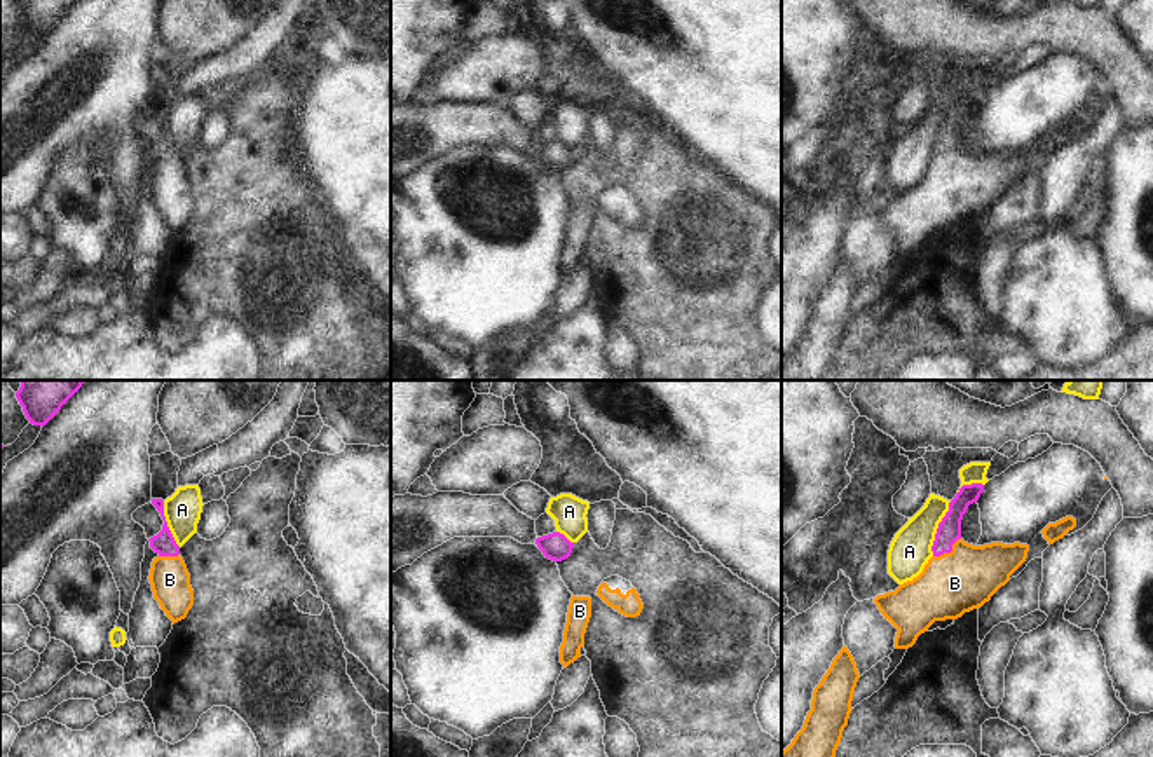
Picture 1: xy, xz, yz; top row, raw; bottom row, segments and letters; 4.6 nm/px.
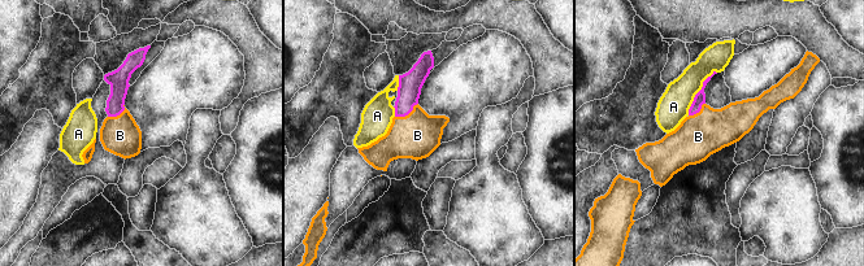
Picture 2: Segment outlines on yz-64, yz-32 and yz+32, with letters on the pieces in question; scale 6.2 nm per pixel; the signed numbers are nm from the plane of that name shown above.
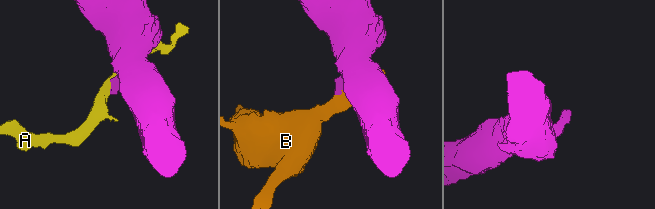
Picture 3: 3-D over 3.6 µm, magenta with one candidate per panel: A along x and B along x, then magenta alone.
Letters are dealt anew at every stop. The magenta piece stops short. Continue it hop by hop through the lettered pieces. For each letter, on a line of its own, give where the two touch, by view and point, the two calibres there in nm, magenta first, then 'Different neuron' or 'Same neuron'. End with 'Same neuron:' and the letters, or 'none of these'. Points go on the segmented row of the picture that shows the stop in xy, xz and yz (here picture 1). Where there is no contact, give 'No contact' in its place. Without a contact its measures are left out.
A: Touches magenta at yz (937, 529). Thickness 110 nm (magenta) against 190 nm. Different neuron
B: Touches magenta at yz (948, 552). Thickness 110 nm (magenta) against 280 nm. Same neuron
Same neuron: B.

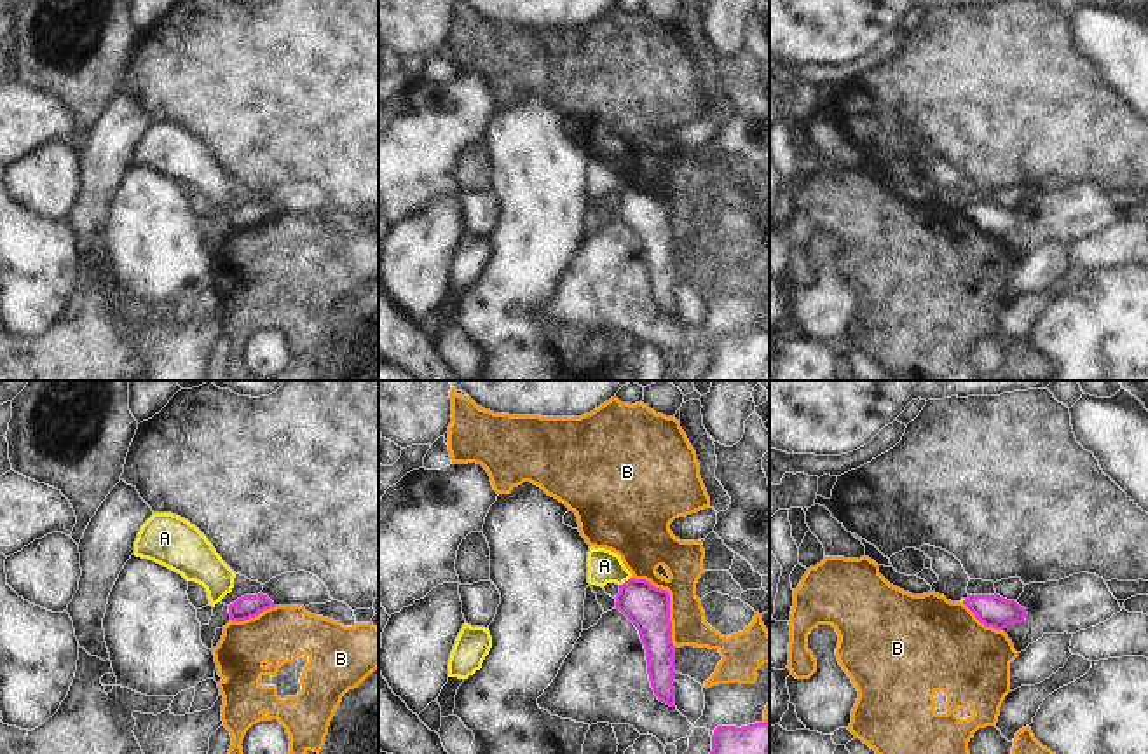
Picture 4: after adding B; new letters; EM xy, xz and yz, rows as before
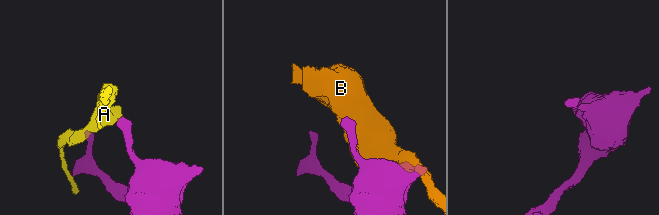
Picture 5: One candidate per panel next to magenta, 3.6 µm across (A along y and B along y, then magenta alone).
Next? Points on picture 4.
A: Touches magenta at xz (625, 582). Thickness 200 nm (magenta) against 160 nm. Different neuron
B: Touches magenta at xz (669, 603). Thickness 200 nm (magenta) against 180 nm. Different neuron
Same neuron: none of these.

